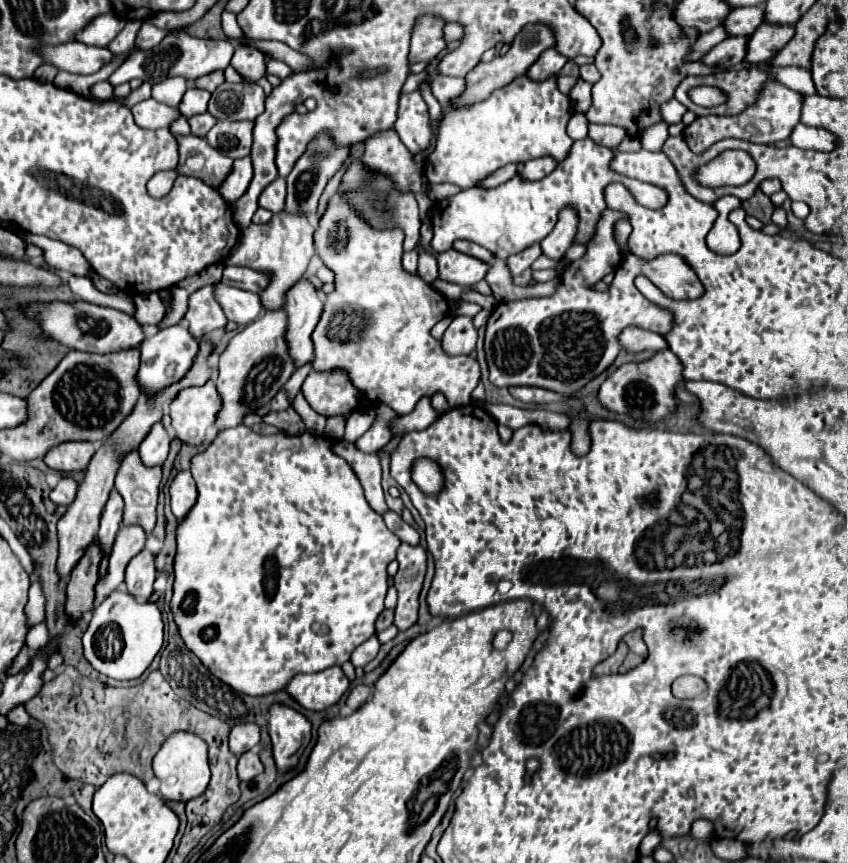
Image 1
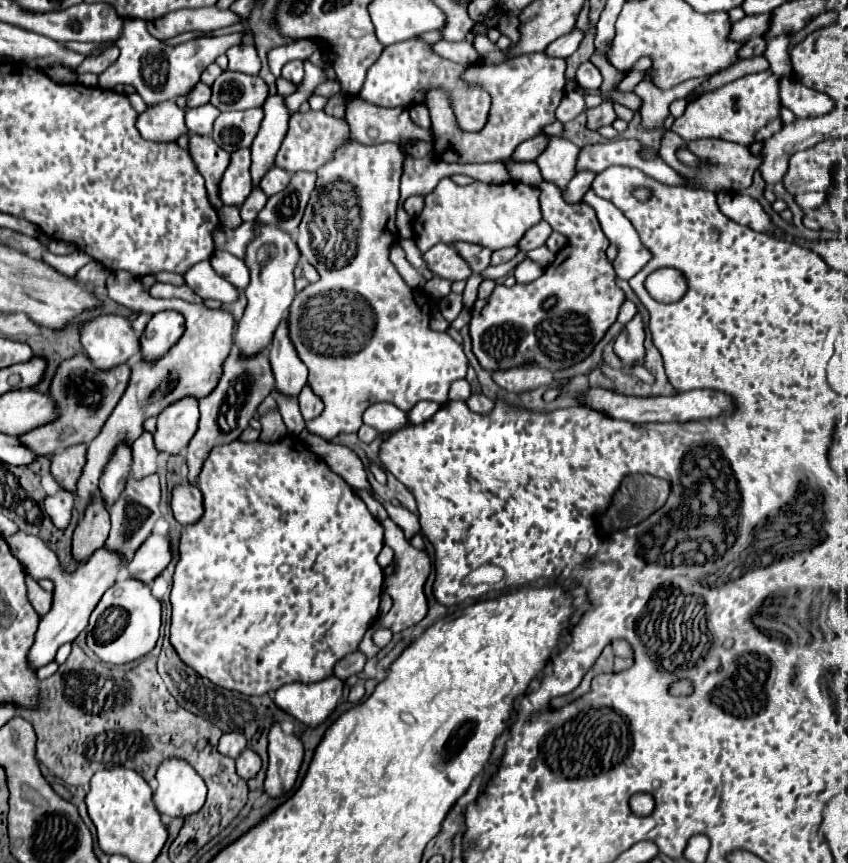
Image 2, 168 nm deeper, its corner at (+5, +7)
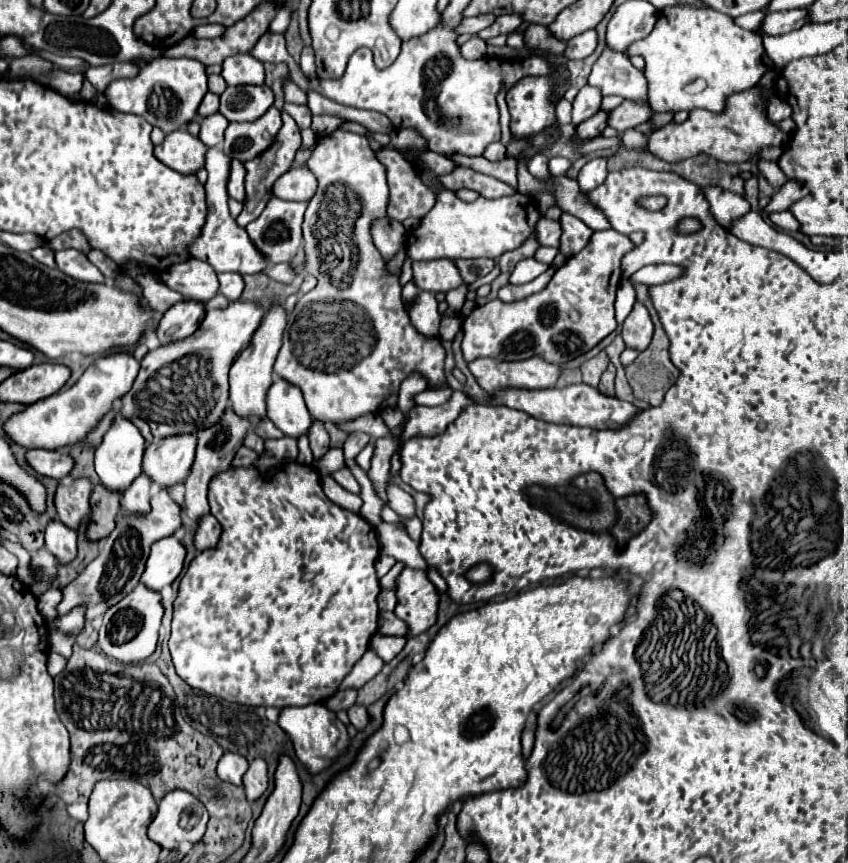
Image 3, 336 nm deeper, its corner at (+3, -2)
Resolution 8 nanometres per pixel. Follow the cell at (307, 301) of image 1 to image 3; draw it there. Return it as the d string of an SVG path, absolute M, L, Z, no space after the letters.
M279 377L267 395L267 417L275 423L277 429L283 431L283 435L293 439L307 435L309 427L313 425L313 417L305 407L299 387L291 387Z

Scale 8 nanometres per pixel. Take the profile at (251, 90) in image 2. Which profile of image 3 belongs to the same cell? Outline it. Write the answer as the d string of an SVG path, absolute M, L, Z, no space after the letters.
M237 85L223 91L219 113L229 121L255 121L271 105L273 91L267 85Z

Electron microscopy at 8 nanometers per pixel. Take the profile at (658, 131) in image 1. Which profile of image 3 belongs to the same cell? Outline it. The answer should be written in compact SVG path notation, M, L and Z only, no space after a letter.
M605 47L595 61L589 83L601 89L601 95L621 95L625 99L647 99L647 79L643 71L631 65L625 55Z

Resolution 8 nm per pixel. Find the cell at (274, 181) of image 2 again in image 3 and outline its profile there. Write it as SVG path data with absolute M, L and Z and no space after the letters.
M293 165L275 181L273 195L285 201L309 201L317 191L317 179L307 165Z

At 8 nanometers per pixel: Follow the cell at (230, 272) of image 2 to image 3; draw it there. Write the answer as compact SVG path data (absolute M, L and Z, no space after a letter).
M223 273L219 275L219 293L225 295L229 301L235 301L243 293L243 279L239 273Z

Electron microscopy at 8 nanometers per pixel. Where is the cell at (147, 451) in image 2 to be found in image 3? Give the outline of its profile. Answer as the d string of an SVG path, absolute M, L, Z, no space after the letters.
M139 475L135 479L135 483L131 483L127 487L127 491L123 491L123 515L147 515L151 511L149 505L149 489L151 489L151 481L147 481L147 475Z

